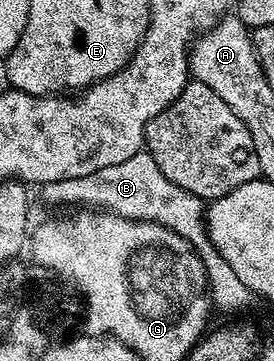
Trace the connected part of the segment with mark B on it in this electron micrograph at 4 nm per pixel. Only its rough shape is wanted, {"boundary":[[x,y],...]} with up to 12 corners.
{"boundary":[[148,153],[41,187],[50,202],[158,222],[188,240],[222,310],[252,301],[210,243],[203,199]]}

